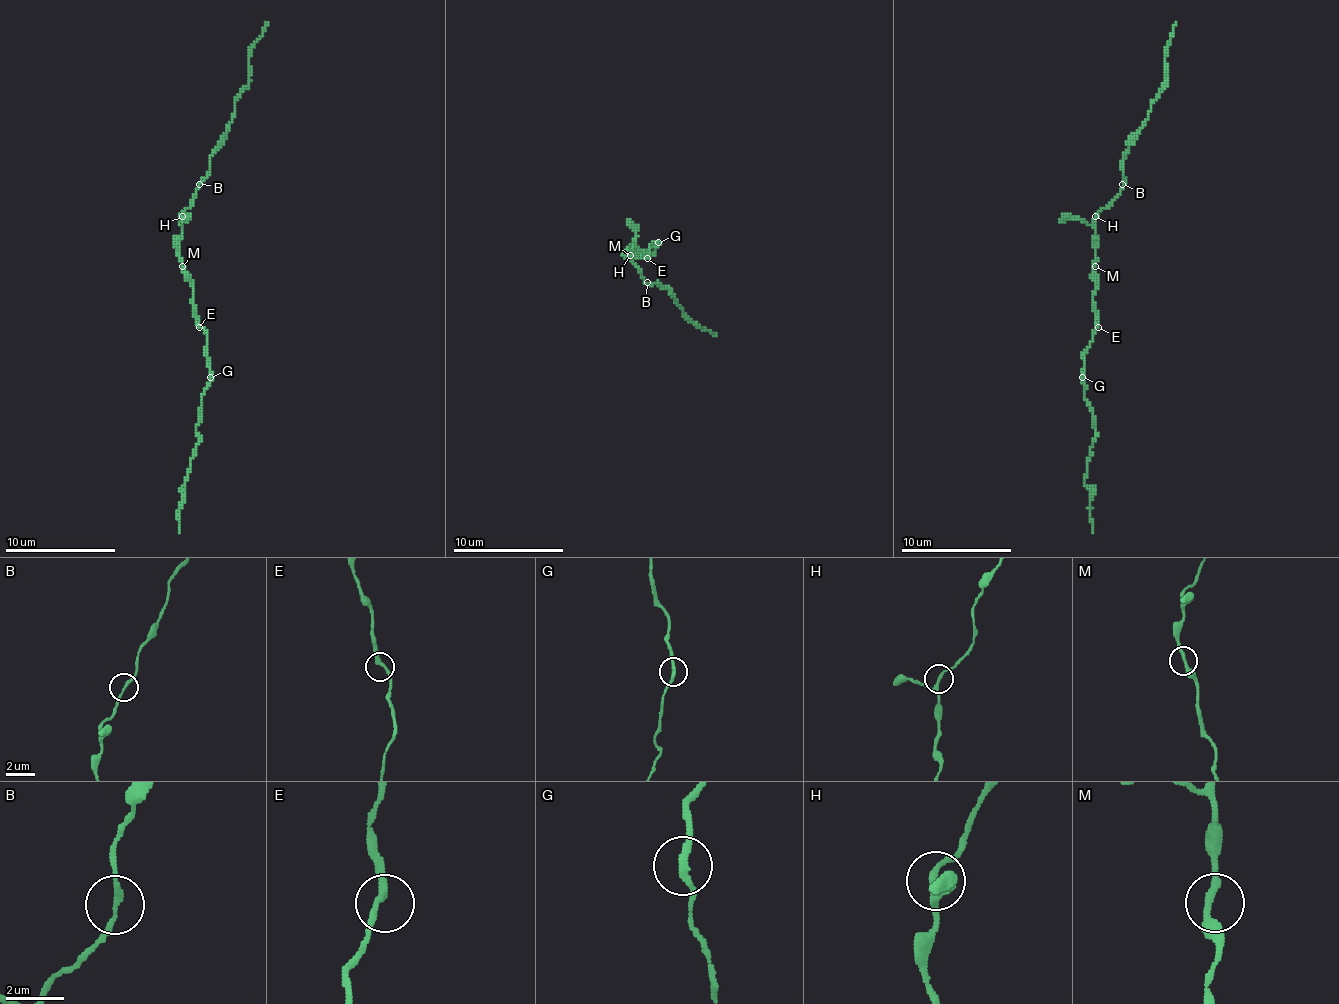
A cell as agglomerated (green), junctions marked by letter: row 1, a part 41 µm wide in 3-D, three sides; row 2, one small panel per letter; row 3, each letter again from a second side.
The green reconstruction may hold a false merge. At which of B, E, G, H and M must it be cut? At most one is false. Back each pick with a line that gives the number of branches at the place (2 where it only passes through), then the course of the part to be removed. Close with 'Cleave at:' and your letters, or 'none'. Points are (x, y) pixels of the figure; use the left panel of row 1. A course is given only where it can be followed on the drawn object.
G: 2 branches meet; foreign part runs (210, 377), (196, 427), (199, 441), (182, 491), (179, 533)
Cleave at: G

